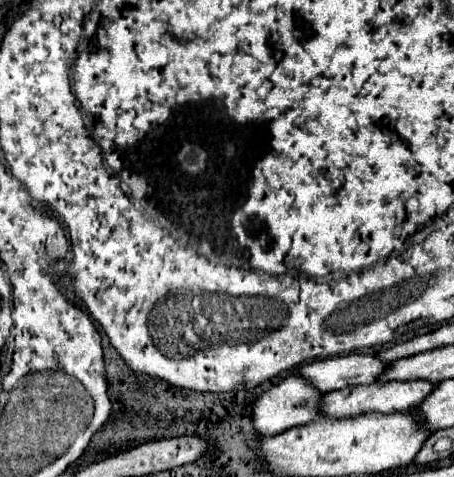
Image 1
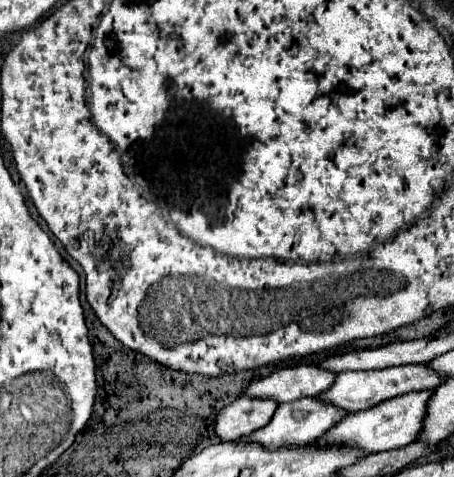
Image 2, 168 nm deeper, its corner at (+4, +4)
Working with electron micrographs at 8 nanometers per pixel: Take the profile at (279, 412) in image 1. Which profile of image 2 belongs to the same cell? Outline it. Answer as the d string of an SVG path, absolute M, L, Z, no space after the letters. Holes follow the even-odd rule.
M238 396L230 406L226 406L216 418L216 434L222 440L238 440L250 436L250 432L264 428L278 408L276 400L252 400Z

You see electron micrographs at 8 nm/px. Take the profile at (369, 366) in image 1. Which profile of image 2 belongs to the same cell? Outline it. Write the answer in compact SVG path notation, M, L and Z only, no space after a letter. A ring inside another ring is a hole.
M296 364L296 366L280 368L270 376L252 382L244 390L244 396L292 402L302 396L322 394L322 390L330 388L334 378L336 374L322 368L320 364Z

